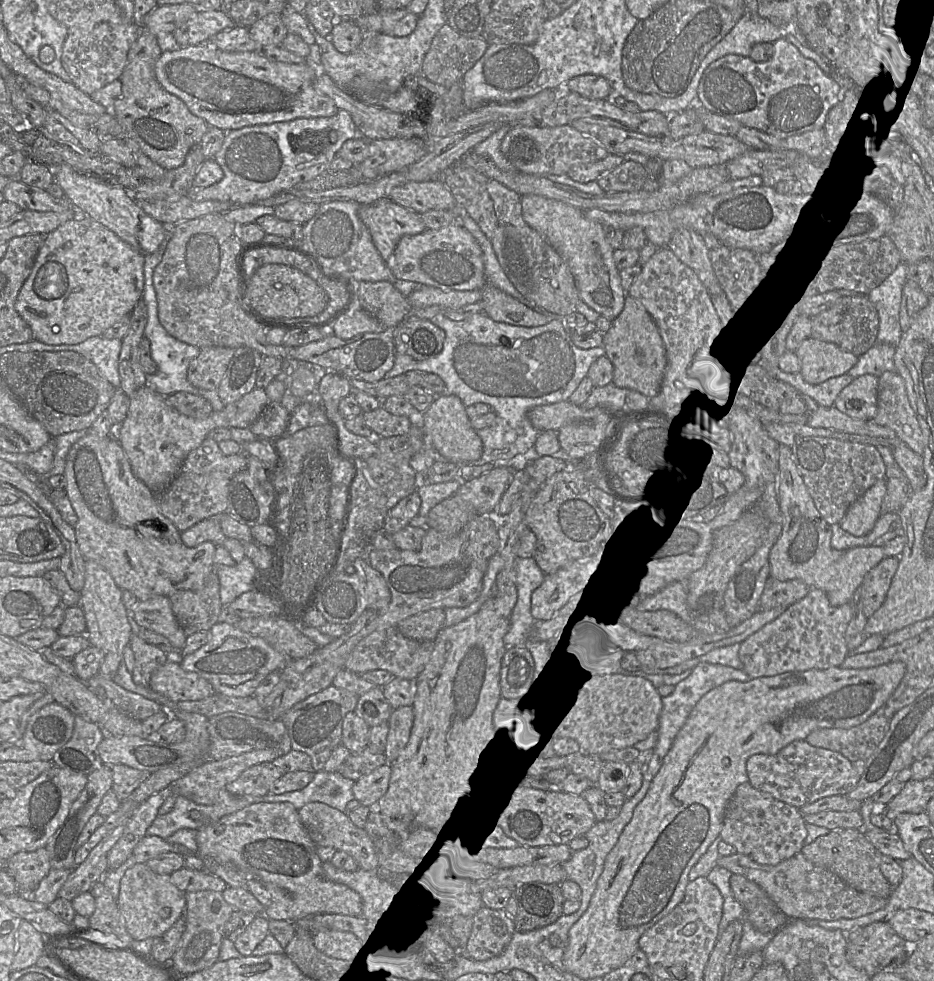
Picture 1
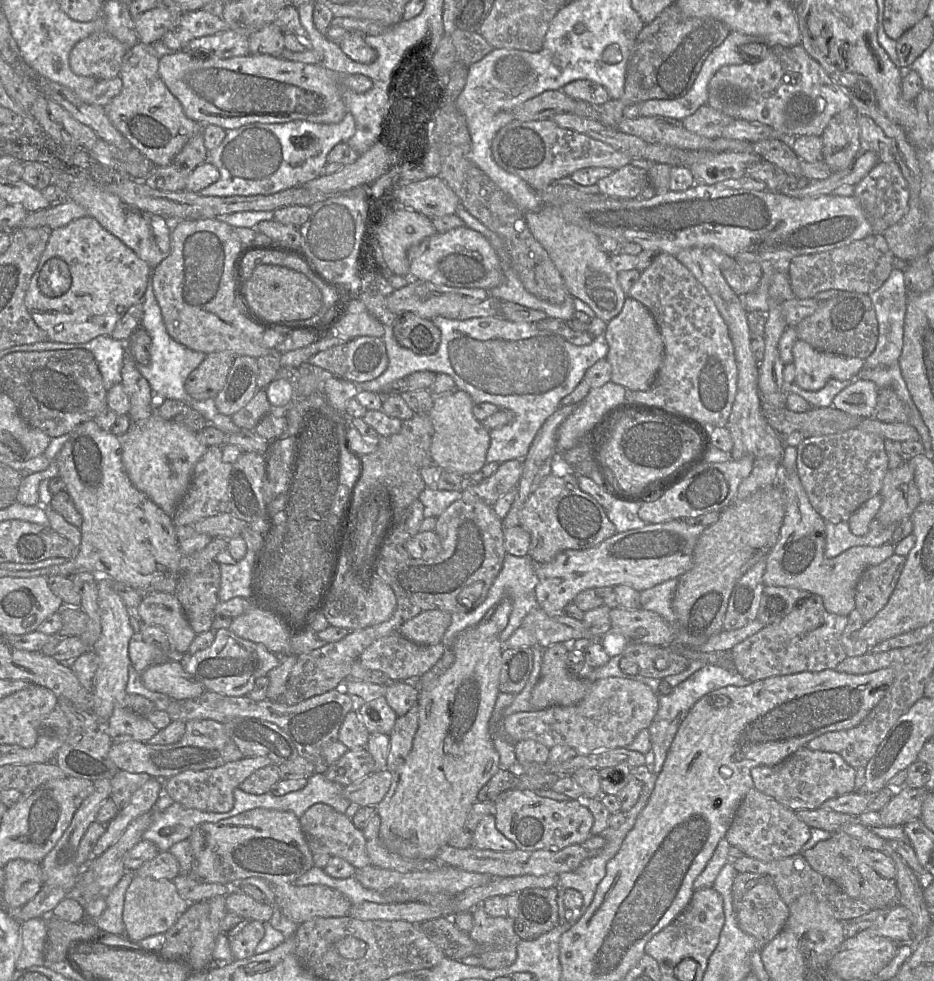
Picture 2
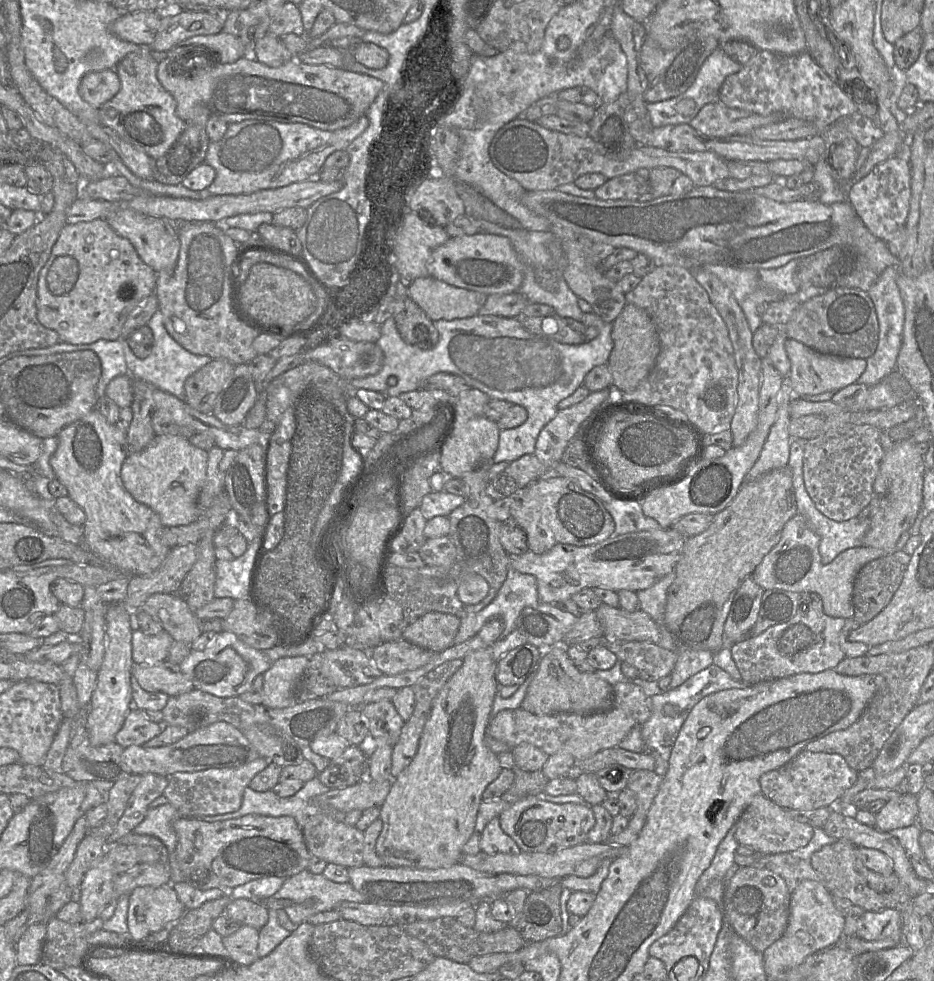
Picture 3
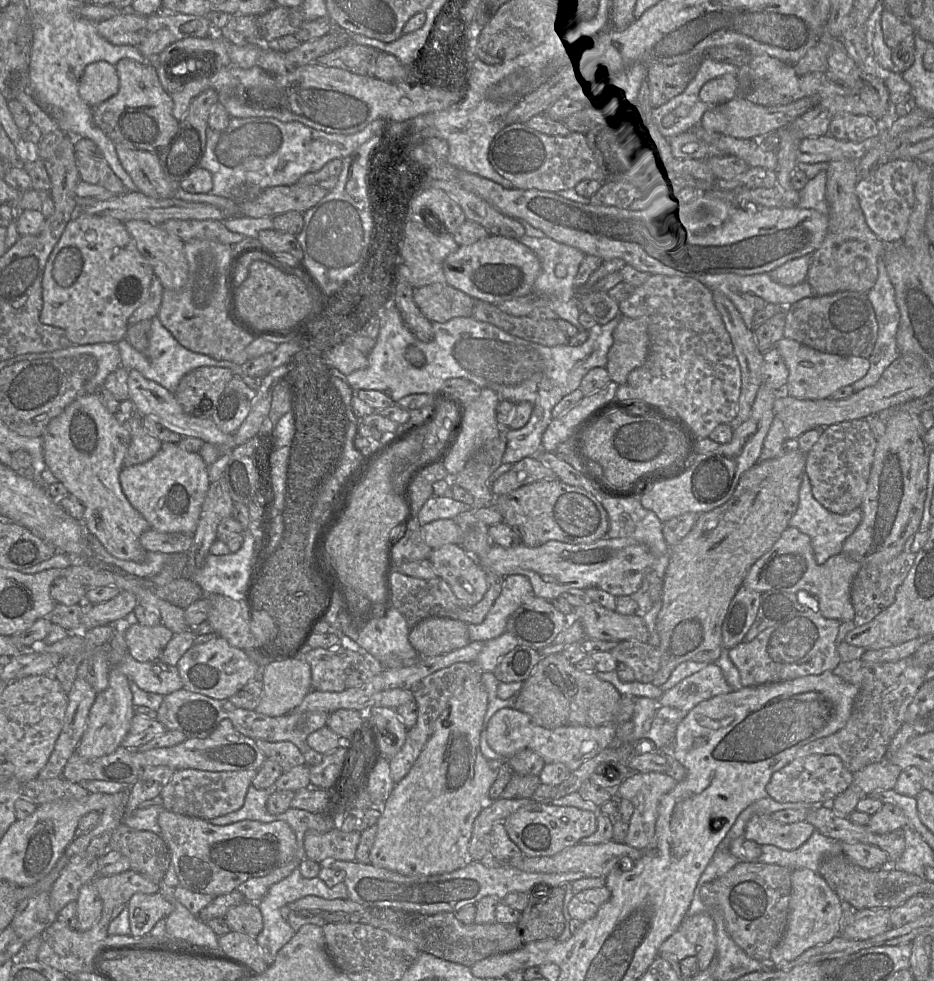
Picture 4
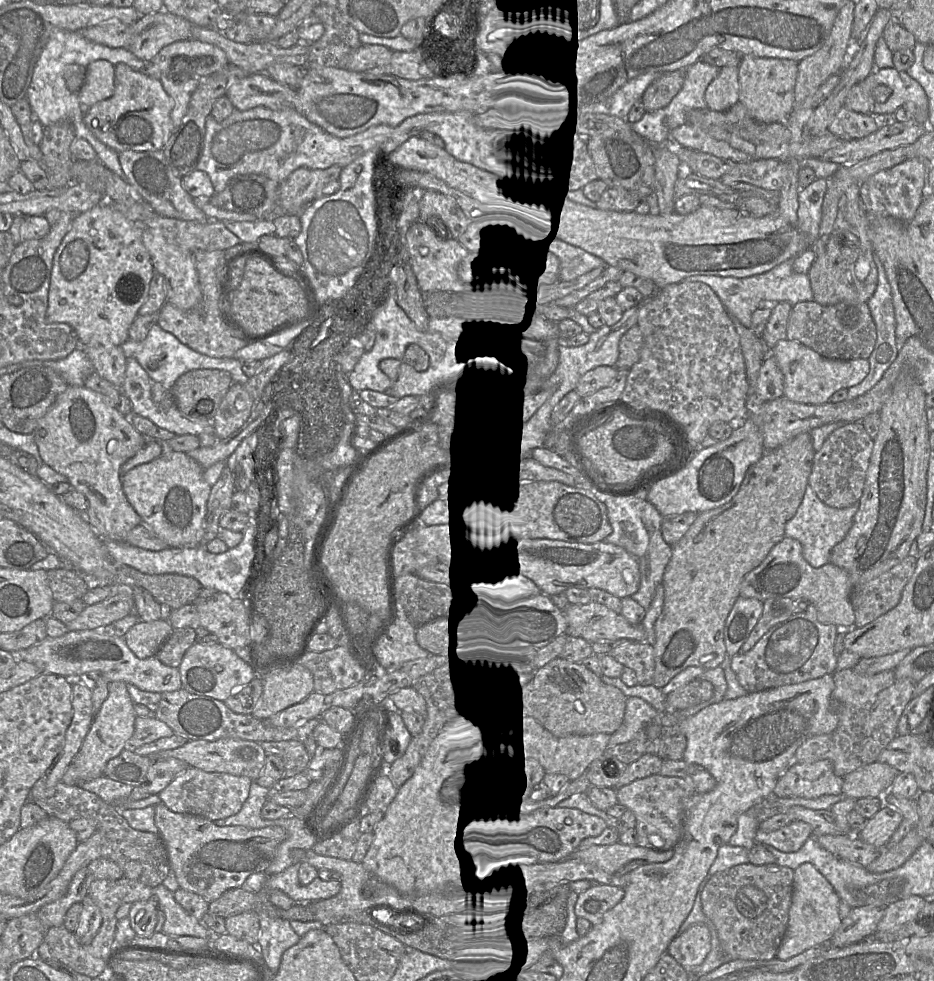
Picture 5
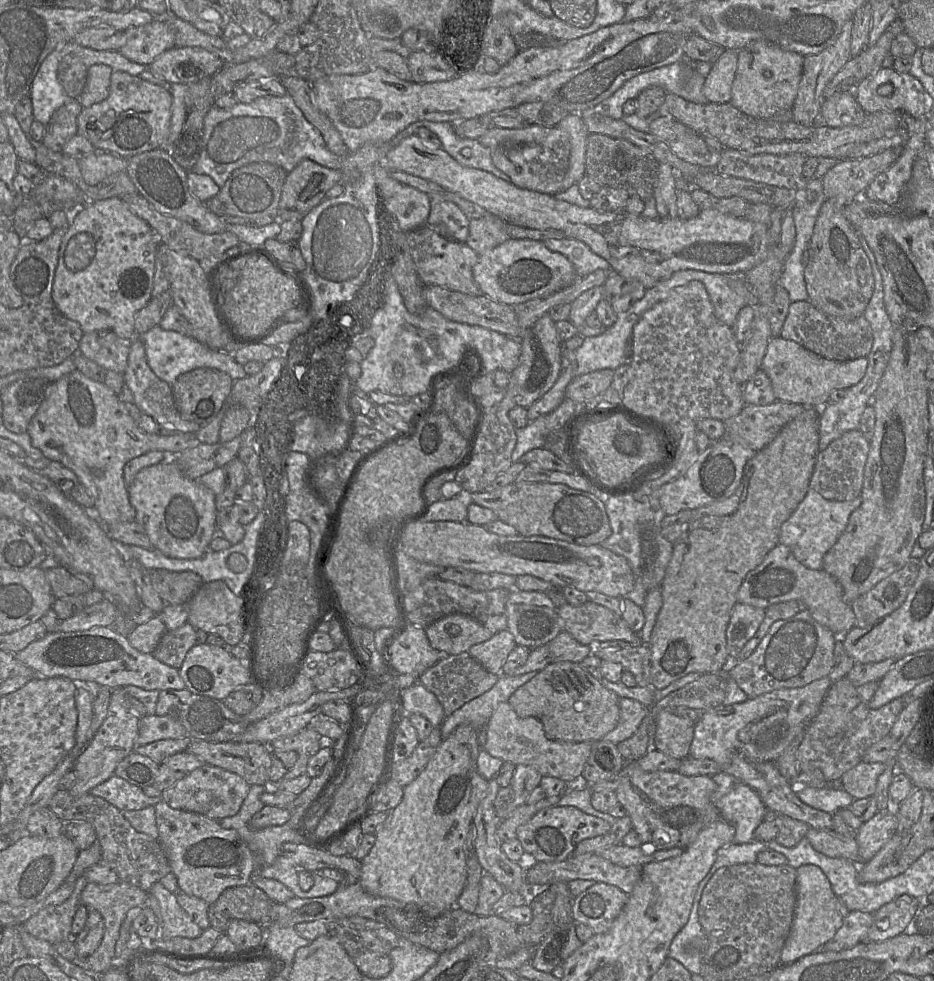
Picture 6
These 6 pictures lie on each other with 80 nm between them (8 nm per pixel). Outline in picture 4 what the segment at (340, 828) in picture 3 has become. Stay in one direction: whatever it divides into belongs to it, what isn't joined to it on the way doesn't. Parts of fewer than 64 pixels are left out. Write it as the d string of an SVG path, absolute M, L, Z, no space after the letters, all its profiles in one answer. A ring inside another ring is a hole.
M334 828L325 833L308 831L304 838L306 858L322 866L331 860L355 861L361 833Z

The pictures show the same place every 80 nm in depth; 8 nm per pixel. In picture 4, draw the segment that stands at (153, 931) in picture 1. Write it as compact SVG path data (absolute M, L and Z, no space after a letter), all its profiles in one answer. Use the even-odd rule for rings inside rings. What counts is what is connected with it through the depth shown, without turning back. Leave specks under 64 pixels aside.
M160 892L154 894L135 893L127 903L131 935L147 935L156 923L166 918L173 905Z

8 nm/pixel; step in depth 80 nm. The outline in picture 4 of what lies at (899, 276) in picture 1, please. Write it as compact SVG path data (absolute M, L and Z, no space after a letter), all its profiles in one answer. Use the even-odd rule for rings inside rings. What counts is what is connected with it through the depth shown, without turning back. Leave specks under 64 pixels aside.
M883 259L878 260L878 278L867 293L878 322L878 337L869 357L867 374L852 384L855 392L875 385L883 372L898 358L897 332L900 311L896 303L895 288L888 276Z

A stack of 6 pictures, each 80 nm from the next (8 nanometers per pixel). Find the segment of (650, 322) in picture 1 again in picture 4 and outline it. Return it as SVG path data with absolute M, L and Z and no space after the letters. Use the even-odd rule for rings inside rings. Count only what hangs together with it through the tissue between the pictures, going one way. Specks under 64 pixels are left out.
M622 316L613 331L613 344L607 354L606 370L610 379L619 385L629 373L641 366L649 353L650 339L645 323Z

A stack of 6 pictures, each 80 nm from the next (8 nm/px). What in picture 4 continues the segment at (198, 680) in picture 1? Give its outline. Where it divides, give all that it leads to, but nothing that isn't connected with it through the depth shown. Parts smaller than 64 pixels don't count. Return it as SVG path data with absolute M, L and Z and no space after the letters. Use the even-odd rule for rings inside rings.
M129 653L113 665L108 660L110 668L117 668L146 692L166 696L183 688L183 682L178 668L163 663L160 659L150 662L138 662Z

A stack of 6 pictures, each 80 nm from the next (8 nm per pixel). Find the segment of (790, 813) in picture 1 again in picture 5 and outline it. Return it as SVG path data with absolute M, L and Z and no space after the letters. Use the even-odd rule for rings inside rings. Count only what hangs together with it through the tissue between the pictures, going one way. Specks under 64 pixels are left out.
M793 820L788 825L771 832L757 829L755 841L764 846L773 846L782 852L791 853L798 851L812 834L812 828L808 823Z

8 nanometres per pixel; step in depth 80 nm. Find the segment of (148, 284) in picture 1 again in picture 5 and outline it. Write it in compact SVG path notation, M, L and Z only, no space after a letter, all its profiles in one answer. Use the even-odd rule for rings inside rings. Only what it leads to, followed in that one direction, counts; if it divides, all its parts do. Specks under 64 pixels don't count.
M156 323L149 331L147 337L136 342L131 339L126 340L121 345L124 355L127 358L134 358L147 372L149 377L160 383L164 388L170 390L175 381L184 373L194 369L220 369L229 372L233 382L246 384L249 377L245 375L241 368L241 361L236 358L212 358L200 354L188 346L182 344L173 334L164 331Z

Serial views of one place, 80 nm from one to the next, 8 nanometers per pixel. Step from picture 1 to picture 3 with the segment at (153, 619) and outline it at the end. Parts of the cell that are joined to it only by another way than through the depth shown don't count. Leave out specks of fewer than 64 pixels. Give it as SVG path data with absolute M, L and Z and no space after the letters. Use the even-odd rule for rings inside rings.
M155 593L141 606L175 642L191 645L201 634L201 622L178 594Z

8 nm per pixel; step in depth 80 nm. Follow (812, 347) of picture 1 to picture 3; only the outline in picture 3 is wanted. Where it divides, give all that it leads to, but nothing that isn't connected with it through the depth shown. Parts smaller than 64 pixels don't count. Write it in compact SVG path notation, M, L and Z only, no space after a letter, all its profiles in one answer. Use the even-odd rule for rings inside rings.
M792 338L786 339L785 350L791 362L789 378L793 393L796 395L816 395L840 390L856 383L866 369L865 359L823 354Z

